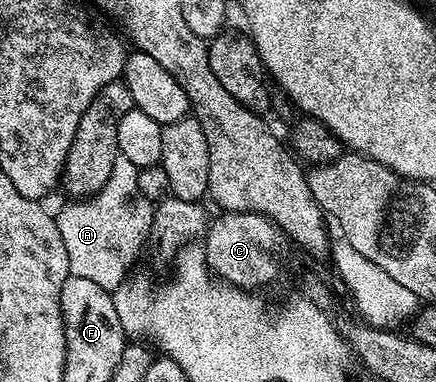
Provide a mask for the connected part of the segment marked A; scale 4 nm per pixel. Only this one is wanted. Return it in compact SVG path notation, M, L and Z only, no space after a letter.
M119 155L101 191L91 197L68 202L69 205L55 215L69 258L71 276L92 280L110 293L127 279L129 269L150 240L155 205L137 193L138 173L135 164Z

